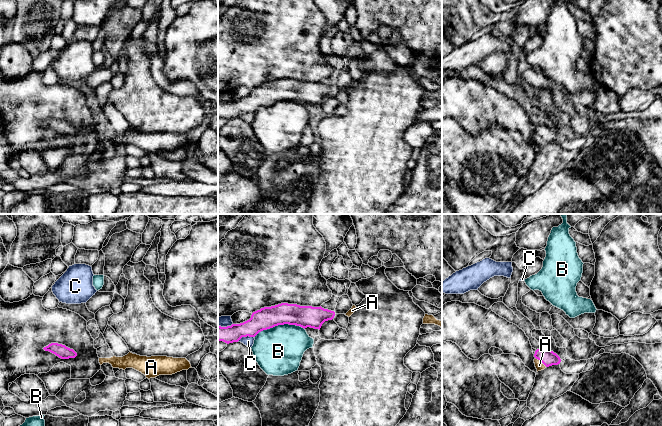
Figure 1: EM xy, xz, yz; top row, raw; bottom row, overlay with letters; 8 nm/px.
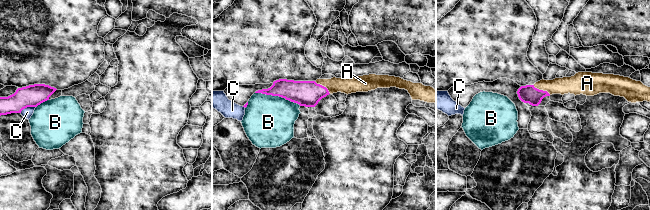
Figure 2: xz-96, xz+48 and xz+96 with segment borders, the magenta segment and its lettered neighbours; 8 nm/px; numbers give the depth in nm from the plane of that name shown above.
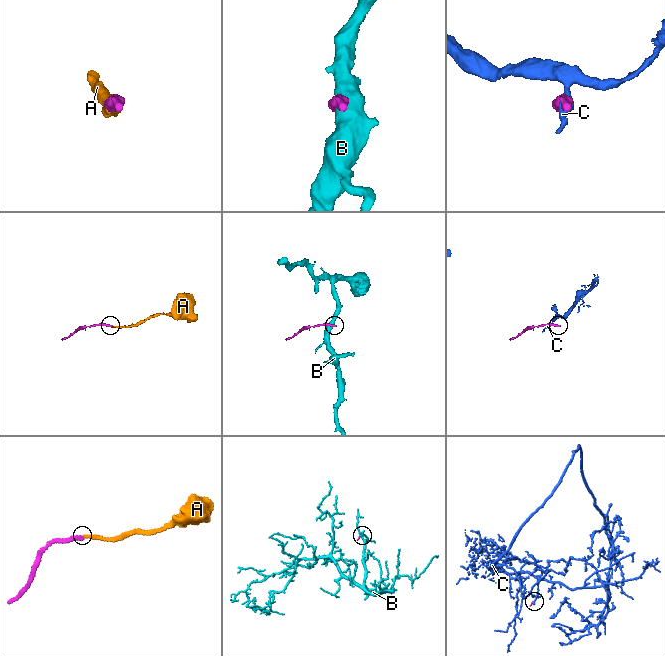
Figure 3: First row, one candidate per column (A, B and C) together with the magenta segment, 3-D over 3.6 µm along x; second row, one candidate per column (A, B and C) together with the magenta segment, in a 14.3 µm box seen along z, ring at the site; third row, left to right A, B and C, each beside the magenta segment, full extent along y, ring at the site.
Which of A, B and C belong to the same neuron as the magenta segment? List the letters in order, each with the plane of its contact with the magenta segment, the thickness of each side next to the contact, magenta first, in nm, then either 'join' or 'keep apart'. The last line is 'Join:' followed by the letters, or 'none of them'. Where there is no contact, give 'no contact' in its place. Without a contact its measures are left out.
A: yz | 120/70 nm | join
B: xz | 180/380 nm | keep apart
C: xz | 180/80 nm | keep apart
Join: A

